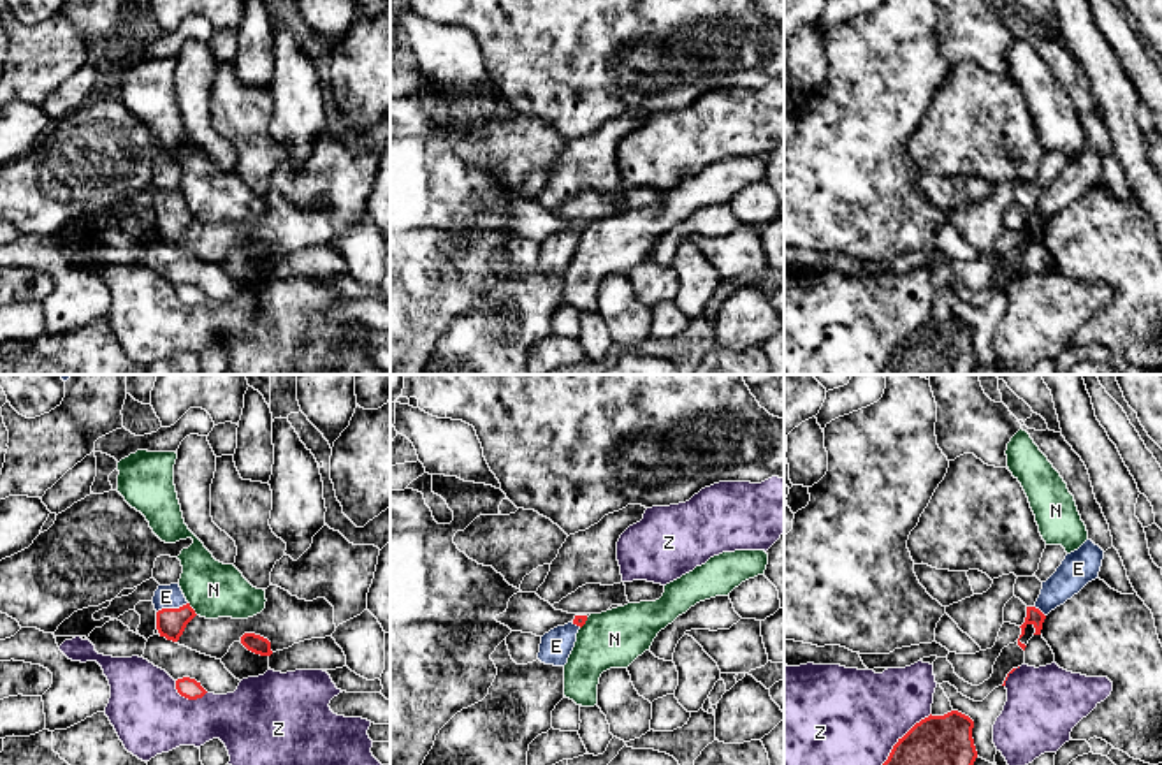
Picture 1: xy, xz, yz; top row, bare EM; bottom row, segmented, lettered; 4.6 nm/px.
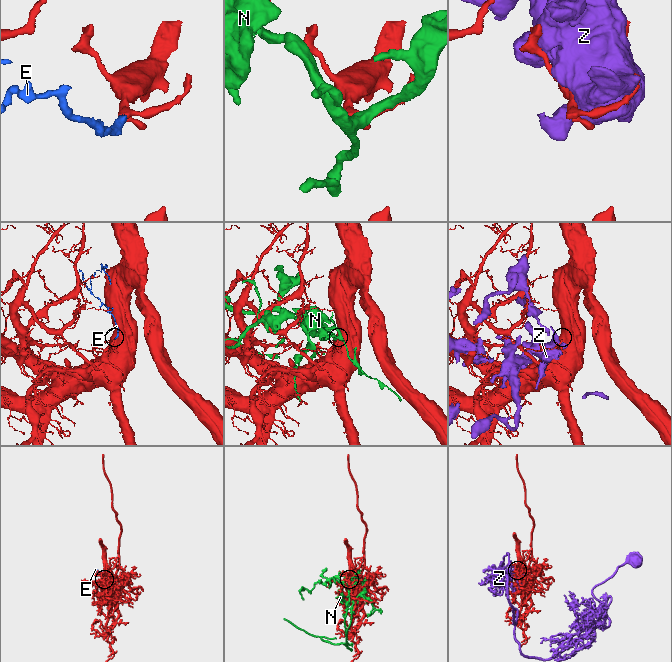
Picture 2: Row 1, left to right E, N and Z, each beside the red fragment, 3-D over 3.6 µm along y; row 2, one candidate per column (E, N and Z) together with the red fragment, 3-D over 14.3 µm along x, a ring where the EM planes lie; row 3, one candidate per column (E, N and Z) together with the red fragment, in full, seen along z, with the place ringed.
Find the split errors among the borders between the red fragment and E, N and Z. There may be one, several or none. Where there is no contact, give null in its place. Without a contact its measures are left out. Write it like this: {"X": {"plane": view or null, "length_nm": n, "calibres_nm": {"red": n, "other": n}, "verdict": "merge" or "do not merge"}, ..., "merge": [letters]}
{"E": {"plane": "xy", "length_nm": 150, "calibres_nm": {"red": 140, "other": 110}, "verdict": "merge"}, "N": {"plane": "xy", "length_nm": 80, "calibres_nm": {"red": 140, "other": 260}, "verdict": "do not merge"}, "Z": {"plane": "yz", "length_nm": 340, "calibres_nm": {"red": 380, "other": 460}, "verdict": "do not merge"}, "merge": ["E"]}

